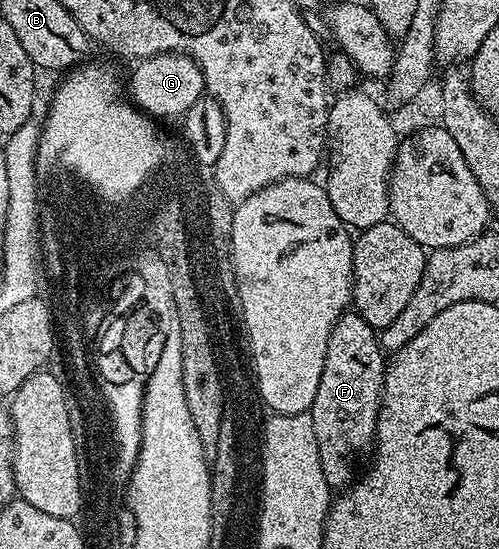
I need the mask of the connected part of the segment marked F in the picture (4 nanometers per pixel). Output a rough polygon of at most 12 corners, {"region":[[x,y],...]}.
{"region":[[345,312],[310,411],[329,487],[373,453],[386,354]]}

